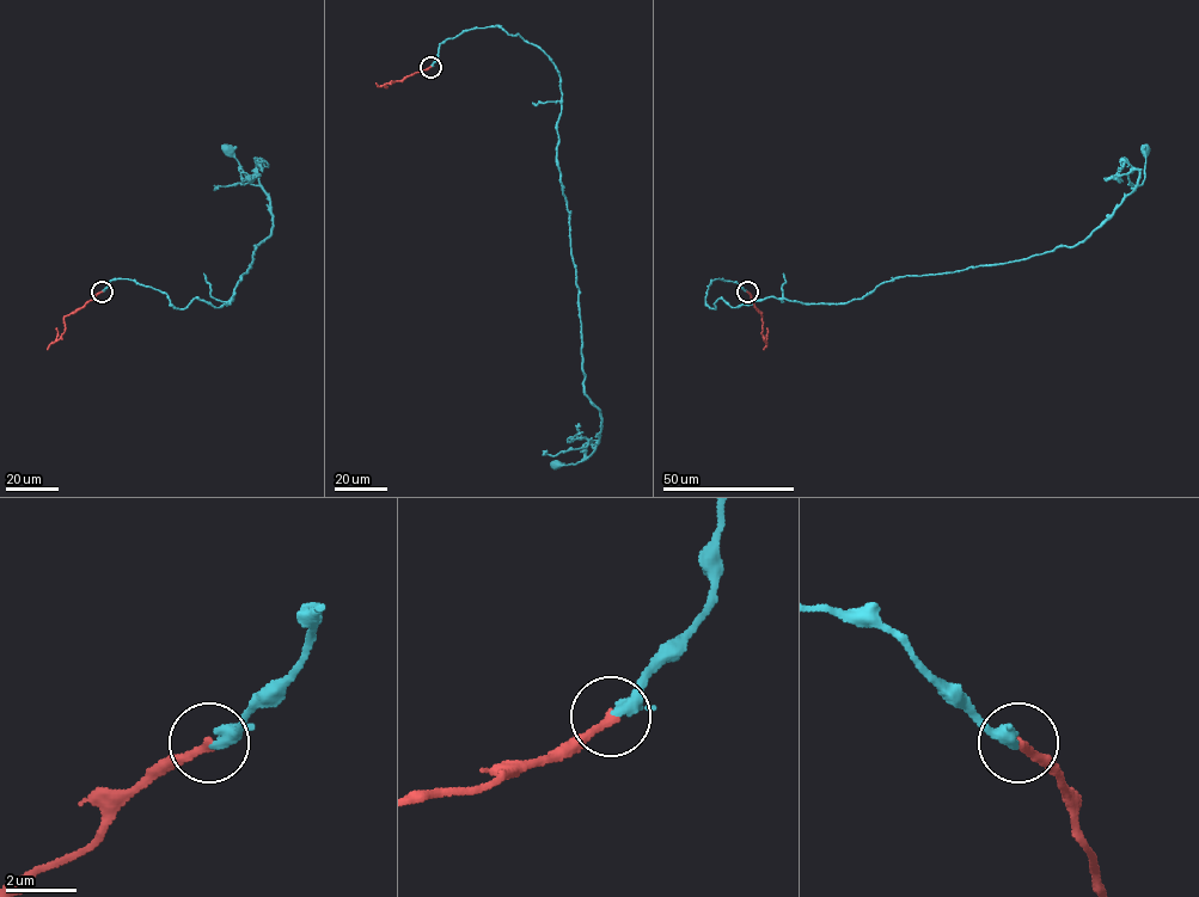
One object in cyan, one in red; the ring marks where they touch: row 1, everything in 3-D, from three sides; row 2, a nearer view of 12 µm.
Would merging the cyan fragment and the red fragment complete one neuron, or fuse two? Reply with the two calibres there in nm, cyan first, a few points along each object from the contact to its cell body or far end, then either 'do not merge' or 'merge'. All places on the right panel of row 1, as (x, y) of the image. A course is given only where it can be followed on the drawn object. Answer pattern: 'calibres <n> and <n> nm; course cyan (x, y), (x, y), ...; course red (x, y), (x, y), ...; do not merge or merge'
calibres 400 and 260 nm; course cyan (746, 292), (714, 280), (705, 301), (845, 303), (894, 278), (1074, 246), (1142, 184), (1145, 148); course red (746, 292), (763, 318), (764, 341), (766, 327); merge

